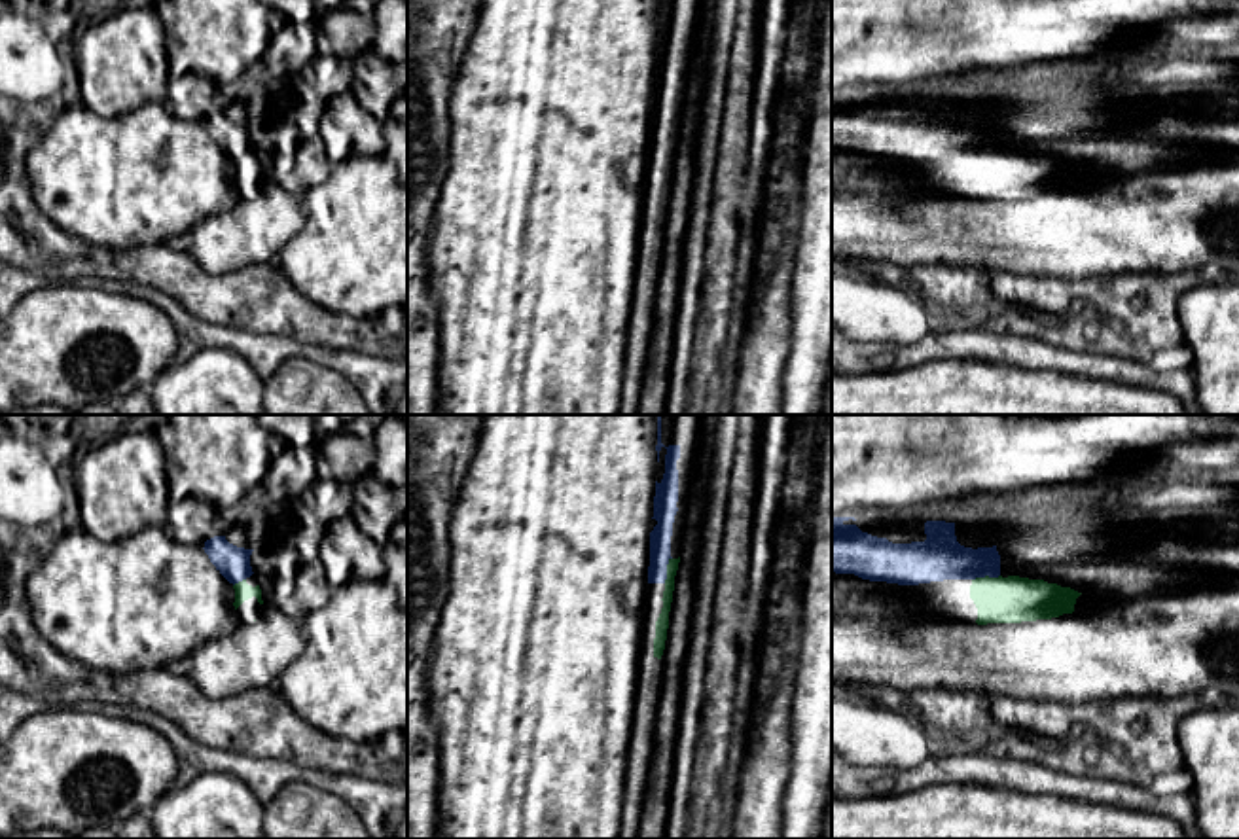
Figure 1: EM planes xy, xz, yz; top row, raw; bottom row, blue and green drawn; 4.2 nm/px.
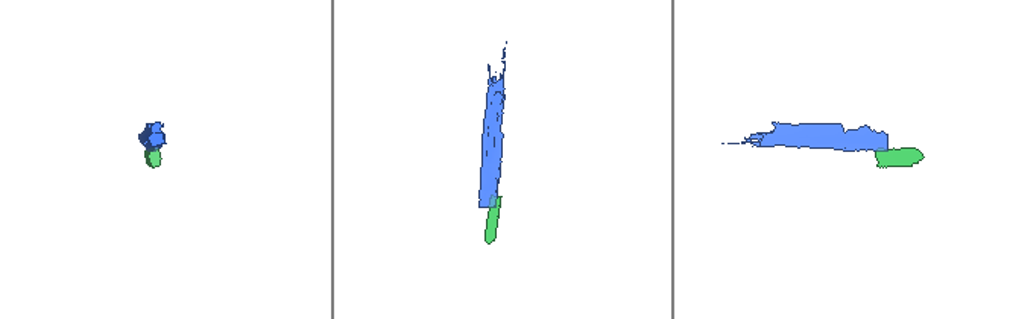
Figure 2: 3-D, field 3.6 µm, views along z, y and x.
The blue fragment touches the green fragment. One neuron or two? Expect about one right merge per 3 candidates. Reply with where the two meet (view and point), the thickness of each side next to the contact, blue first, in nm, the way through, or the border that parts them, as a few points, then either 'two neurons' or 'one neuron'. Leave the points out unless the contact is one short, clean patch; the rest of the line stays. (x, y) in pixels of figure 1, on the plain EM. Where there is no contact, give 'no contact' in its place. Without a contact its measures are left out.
meets blue in yz at (986, 150); 190 nm thick on the blue side, 200 nm on the other; runs through yz (940, 133), (972, 139), (986, 150), (1012, 175); one neuron

